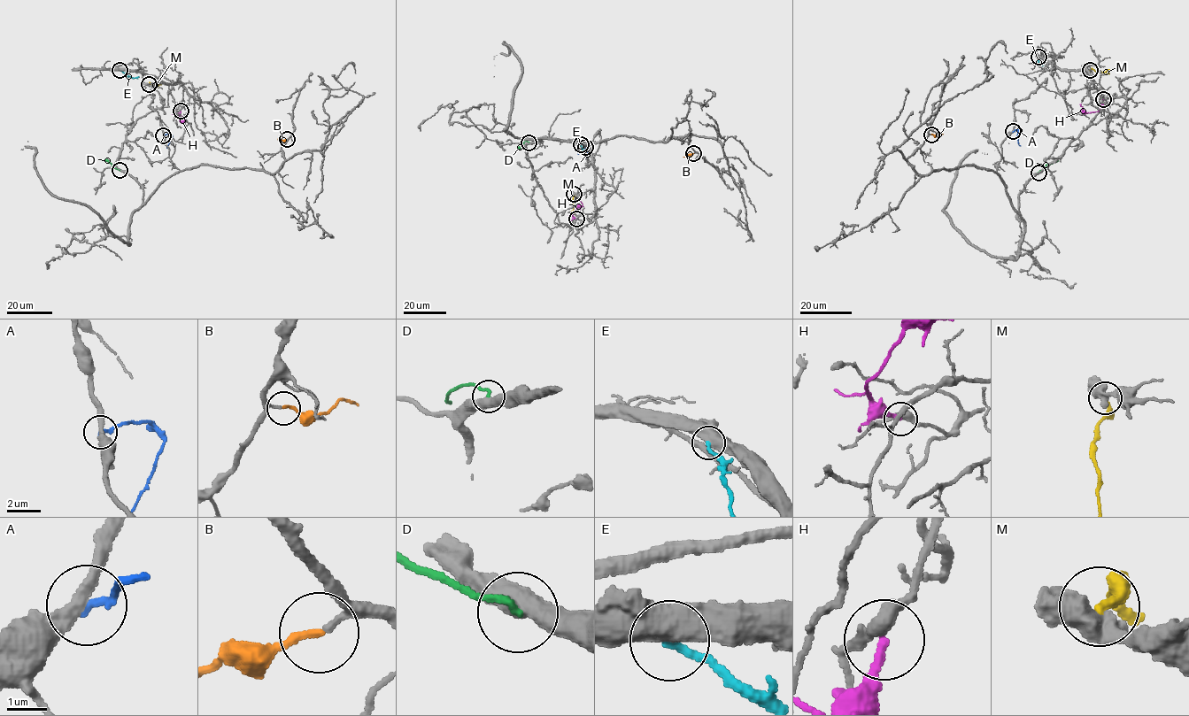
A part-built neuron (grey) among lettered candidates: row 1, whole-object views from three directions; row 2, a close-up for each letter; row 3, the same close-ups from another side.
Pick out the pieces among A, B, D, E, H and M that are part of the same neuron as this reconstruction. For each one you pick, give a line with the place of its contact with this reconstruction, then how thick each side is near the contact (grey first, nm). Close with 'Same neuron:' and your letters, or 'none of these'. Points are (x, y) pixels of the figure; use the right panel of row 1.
B: (931, 134) | 110/170 nm
Same neuron: B

